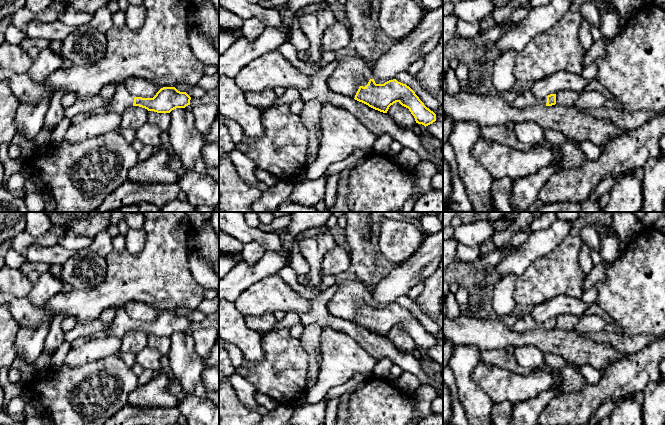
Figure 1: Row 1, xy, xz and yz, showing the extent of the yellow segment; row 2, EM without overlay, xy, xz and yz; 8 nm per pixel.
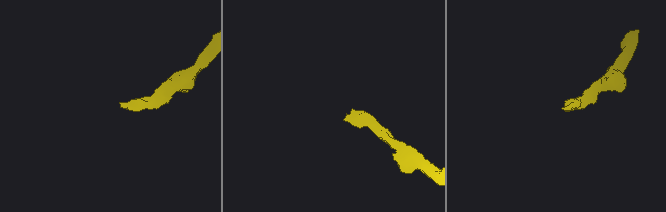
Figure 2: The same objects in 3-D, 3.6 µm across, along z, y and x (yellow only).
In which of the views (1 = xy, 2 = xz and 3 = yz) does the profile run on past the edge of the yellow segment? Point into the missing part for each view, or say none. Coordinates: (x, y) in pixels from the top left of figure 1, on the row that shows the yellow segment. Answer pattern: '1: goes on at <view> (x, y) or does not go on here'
1: goes on at xy (122, 99)
2: goes on at xz (350, 71)
3: goes on at yz (526, 99)

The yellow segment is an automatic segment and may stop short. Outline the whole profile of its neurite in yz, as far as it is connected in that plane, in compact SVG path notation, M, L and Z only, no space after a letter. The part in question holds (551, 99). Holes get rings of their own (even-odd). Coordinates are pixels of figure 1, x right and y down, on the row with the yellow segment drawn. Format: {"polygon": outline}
{"polygon": "M526 88L523 93L516 97L513 102L513 105L517 108L524 108L533 105L546 105L552 106L556 104L556 94L550 94L544 98L536 98L529 88Z"}

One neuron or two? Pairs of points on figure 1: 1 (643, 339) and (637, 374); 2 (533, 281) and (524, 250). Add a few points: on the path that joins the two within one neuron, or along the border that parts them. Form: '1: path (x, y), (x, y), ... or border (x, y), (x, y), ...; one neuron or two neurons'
1: border (654, 340), (628, 355); two neurons
2: border (549, 252), (537, 257), (517, 276); two neurons

